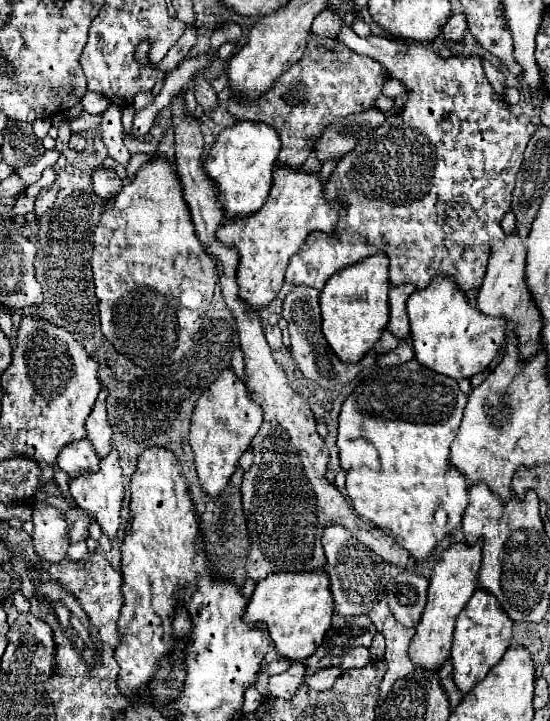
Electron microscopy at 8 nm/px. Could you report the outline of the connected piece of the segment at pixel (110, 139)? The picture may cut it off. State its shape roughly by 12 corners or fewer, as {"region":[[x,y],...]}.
{"region":[[121,110],[103,112],[101,134],[109,156],[127,168],[131,154],[123,144]]}

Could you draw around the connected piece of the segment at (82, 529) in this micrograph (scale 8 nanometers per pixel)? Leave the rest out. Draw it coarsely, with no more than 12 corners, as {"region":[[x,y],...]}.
{"region":[[79,508],[65,512],[71,542],[85,540],[93,520]]}

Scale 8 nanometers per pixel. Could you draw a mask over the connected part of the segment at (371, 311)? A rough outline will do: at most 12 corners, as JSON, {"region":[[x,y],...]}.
{"region":[[373,254],[321,290],[321,330],[359,362],[389,318],[389,260]]}

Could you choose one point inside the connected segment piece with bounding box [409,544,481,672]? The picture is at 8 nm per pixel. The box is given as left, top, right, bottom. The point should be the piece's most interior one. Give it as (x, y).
(454, 578)

